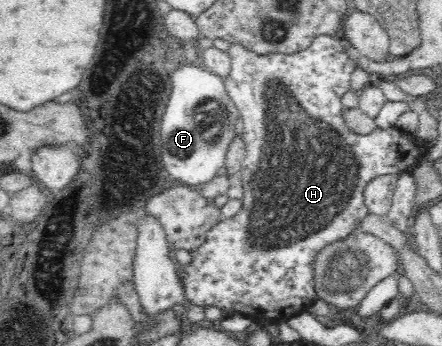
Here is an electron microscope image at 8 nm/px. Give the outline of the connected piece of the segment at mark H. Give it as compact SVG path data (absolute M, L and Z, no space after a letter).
M316 35L307 49L293 55L281 52L271 52L270 54L259 54L243 46L241 42L231 42L228 53L230 55L231 68L229 76L224 78L227 92L238 107L240 114L238 123L243 139L243 147L247 151L245 159L241 161L239 169L242 177L242 189L244 194L241 198L242 208L237 215L232 218L224 218L223 222L209 231L205 243L191 251L191 262L186 266L179 266L179 275L184 286L184 297L188 305L217 307L228 313L245 314L252 318L265 318L267 322L287 322L297 315L307 311L307 308L315 303L315 280L313 280L312 259L317 250L331 243L333 240L344 238L350 231L358 230L356 223L365 215L369 214L367 206L364 204L364 185L374 177L403 171L411 171L418 165L423 151L426 150L423 140L417 137L416 133L403 133L396 127L377 127L367 135L359 135L349 128L345 120L345 111L342 109L341 98L351 90L351 75L355 71L356 63L353 61L351 49L339 37L330 35Z

